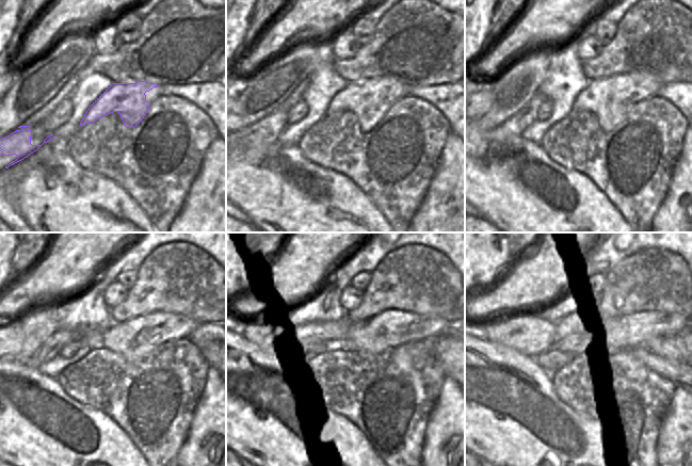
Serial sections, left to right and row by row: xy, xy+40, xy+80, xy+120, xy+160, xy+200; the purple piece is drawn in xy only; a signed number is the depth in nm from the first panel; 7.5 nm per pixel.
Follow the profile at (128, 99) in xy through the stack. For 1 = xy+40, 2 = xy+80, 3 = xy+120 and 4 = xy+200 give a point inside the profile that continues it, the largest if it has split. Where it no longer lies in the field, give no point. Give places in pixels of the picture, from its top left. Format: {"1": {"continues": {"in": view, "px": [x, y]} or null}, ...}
{"1": {"continues": {"in": "xy+40", "px": [366, 98]}}, "2": {"continues": {"in": "xy+80", "px": [604, 97]}}, "3": {"continues": {"in": "xy+120", "px": [128, 338]}}, "4": {"continues": {"in": "xy+200", "px": [677, 323]}}}

